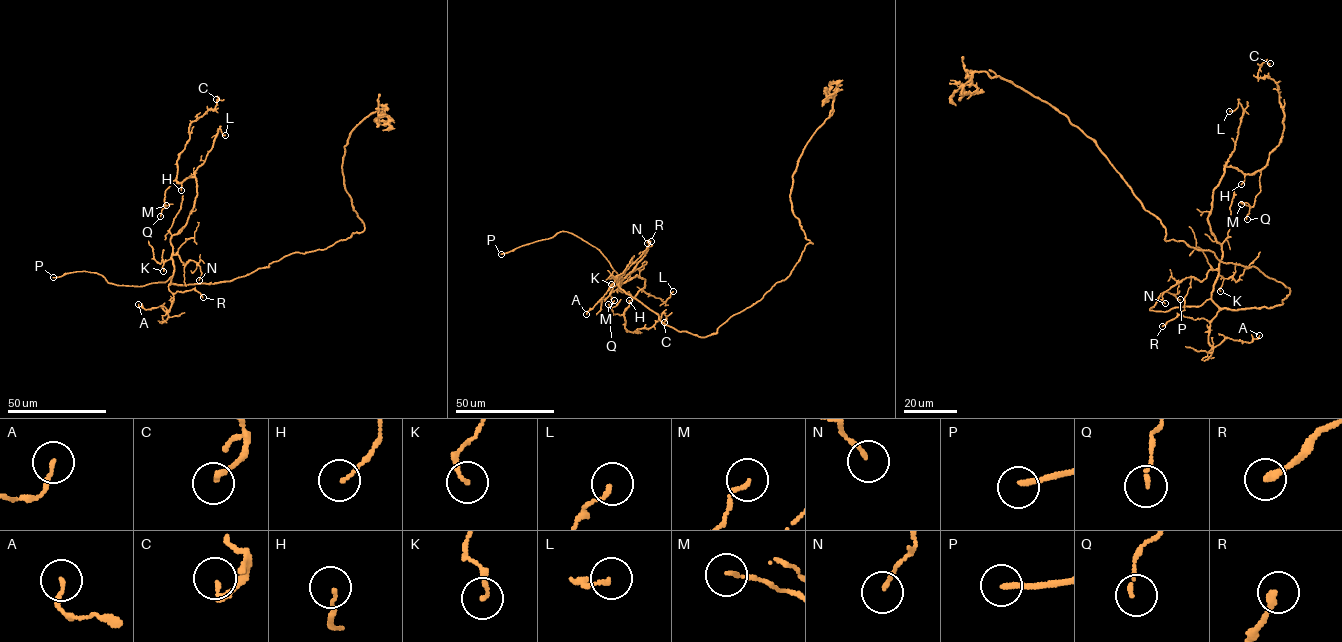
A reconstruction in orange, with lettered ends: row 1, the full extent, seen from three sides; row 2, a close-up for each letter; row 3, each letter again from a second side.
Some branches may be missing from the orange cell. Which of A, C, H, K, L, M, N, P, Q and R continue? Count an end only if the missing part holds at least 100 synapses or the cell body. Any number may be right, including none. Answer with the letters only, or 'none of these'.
P

